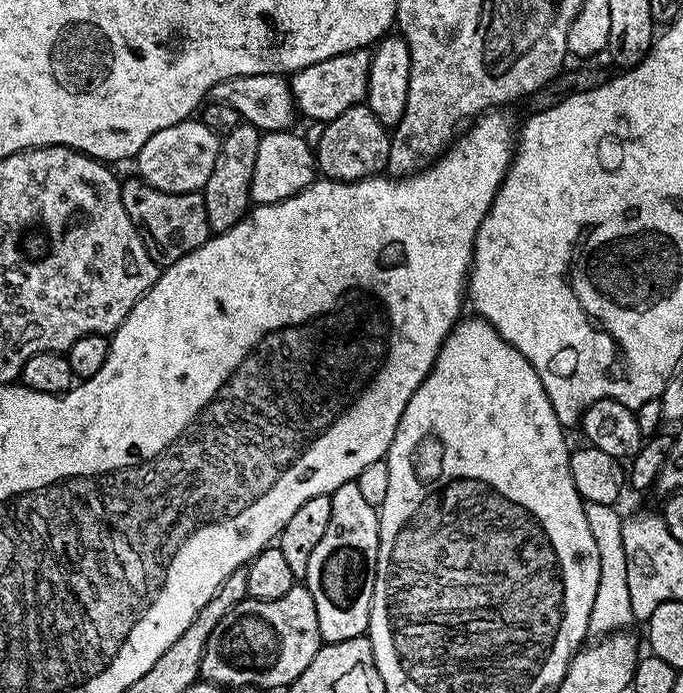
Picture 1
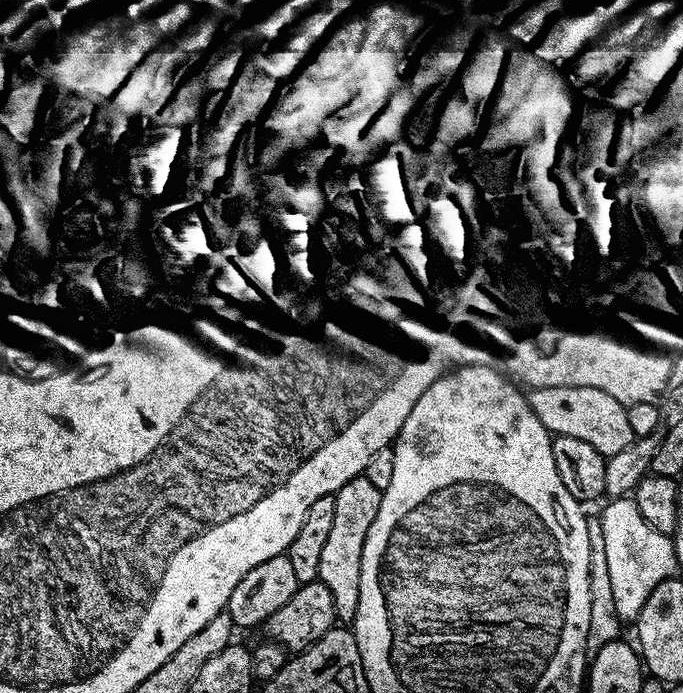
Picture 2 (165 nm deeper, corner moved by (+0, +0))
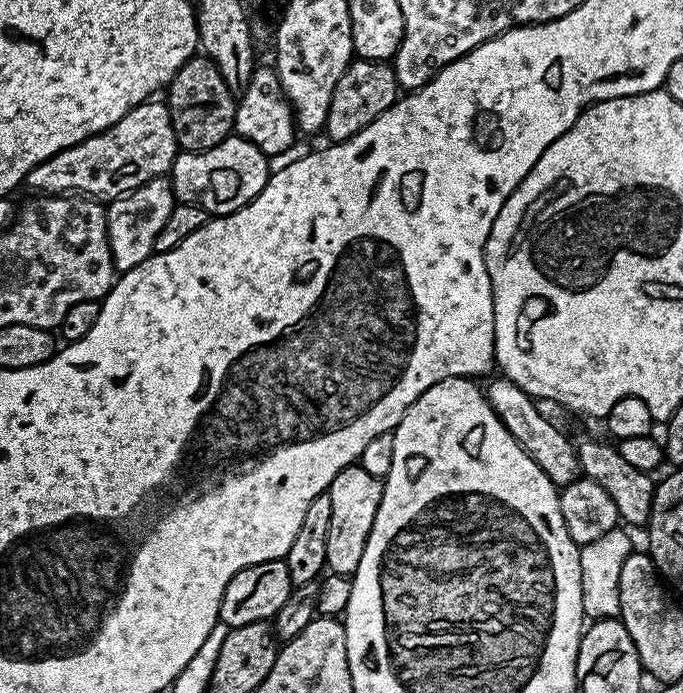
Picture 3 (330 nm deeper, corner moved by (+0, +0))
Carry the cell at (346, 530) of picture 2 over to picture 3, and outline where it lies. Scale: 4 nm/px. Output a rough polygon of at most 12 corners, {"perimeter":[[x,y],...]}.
{"perimeter":[[359,466],[328,487],[326,568],[353,577],[384,480]]}

